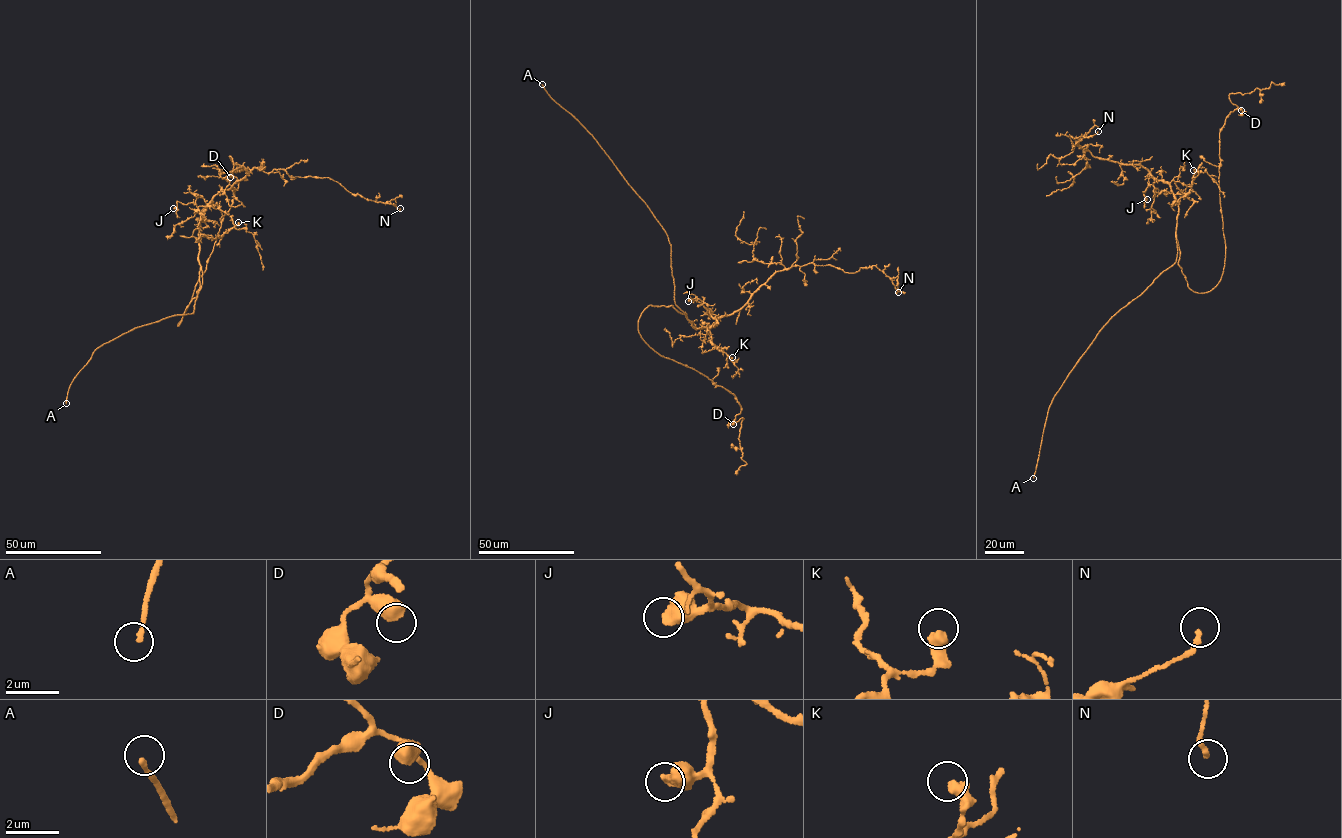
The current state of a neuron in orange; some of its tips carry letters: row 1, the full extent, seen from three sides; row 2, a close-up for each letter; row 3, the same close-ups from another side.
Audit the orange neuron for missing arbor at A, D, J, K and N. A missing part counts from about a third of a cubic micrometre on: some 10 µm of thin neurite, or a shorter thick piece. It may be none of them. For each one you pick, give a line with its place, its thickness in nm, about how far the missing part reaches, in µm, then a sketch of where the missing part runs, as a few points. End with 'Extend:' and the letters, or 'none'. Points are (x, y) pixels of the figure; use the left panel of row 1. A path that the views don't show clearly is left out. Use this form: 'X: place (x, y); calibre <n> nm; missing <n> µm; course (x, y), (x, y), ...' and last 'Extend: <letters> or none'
A: place (66, 403); calibre 160 nm; missing 30 µm
J: place (173, 208); calibre 550 nm; missing 15 µm
Extend: A, J

